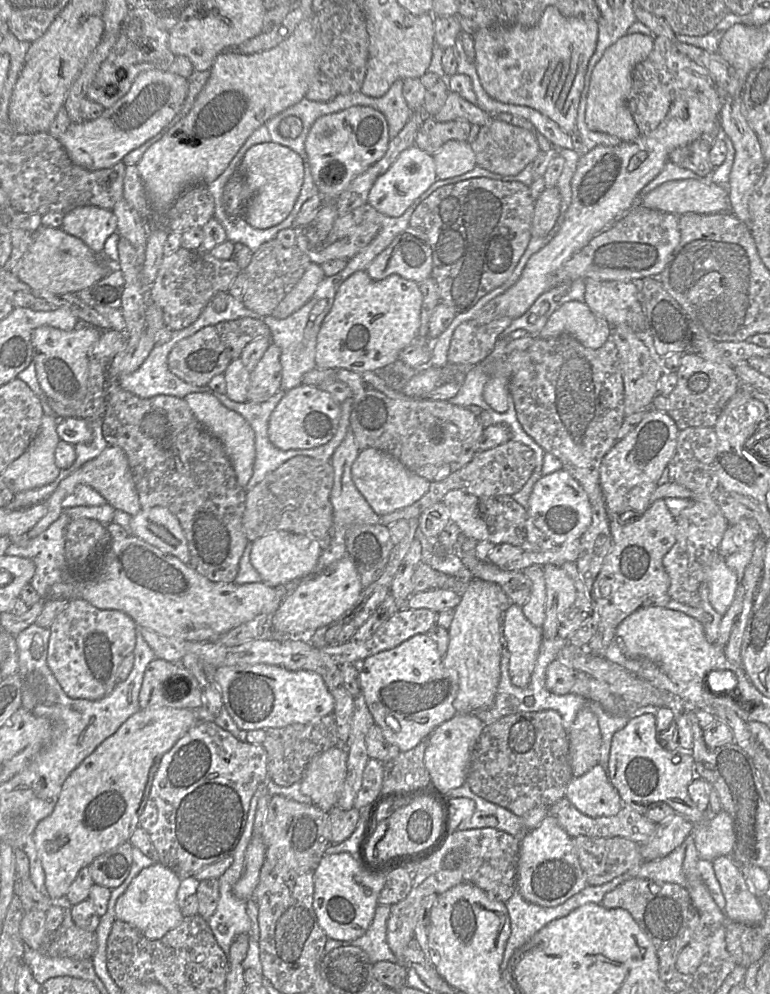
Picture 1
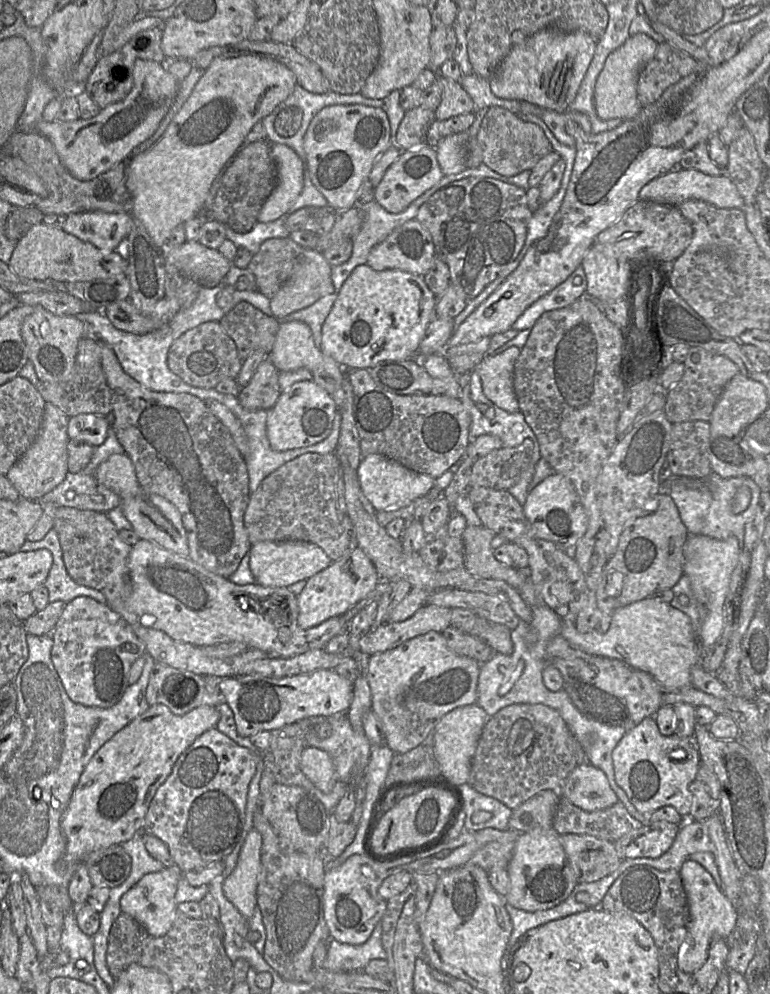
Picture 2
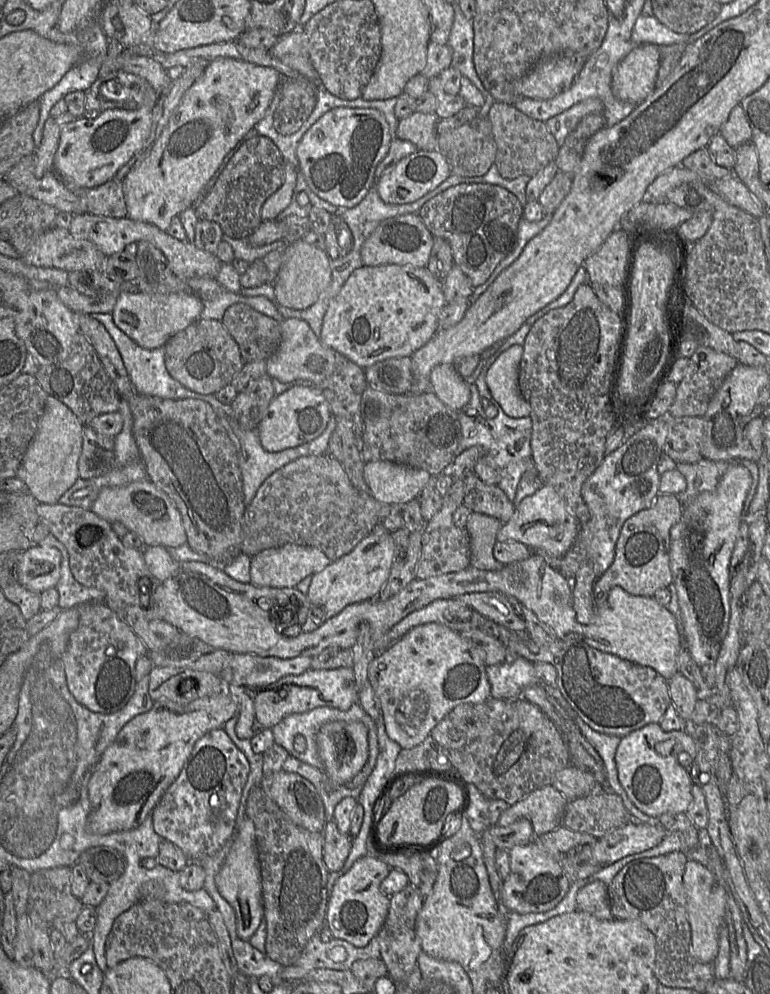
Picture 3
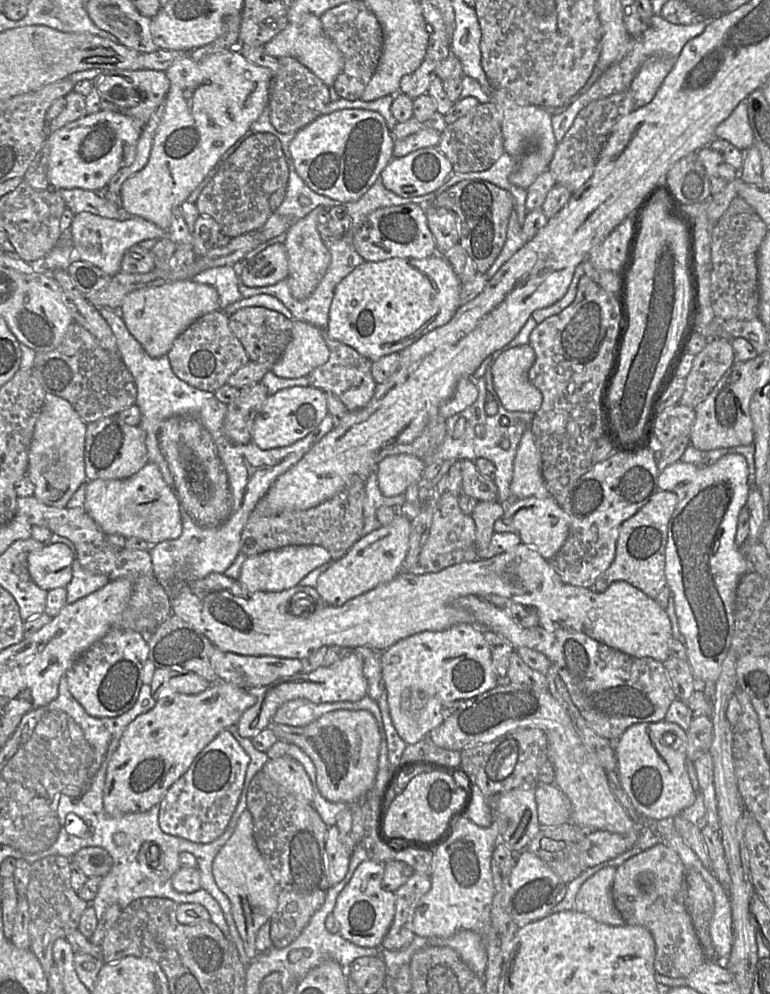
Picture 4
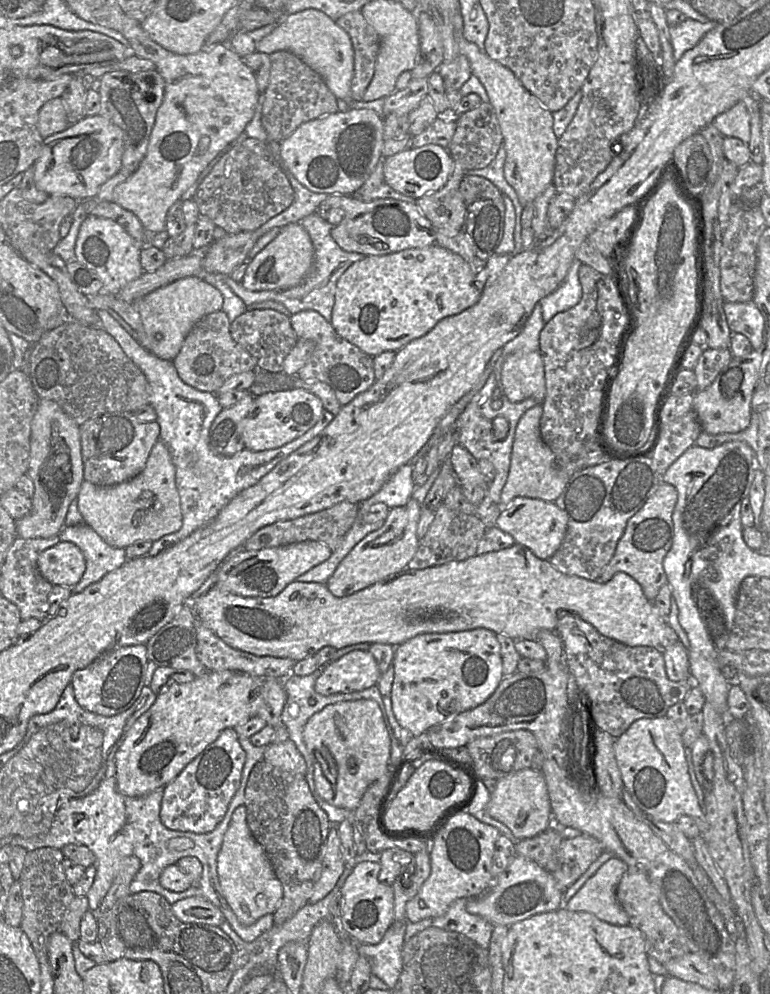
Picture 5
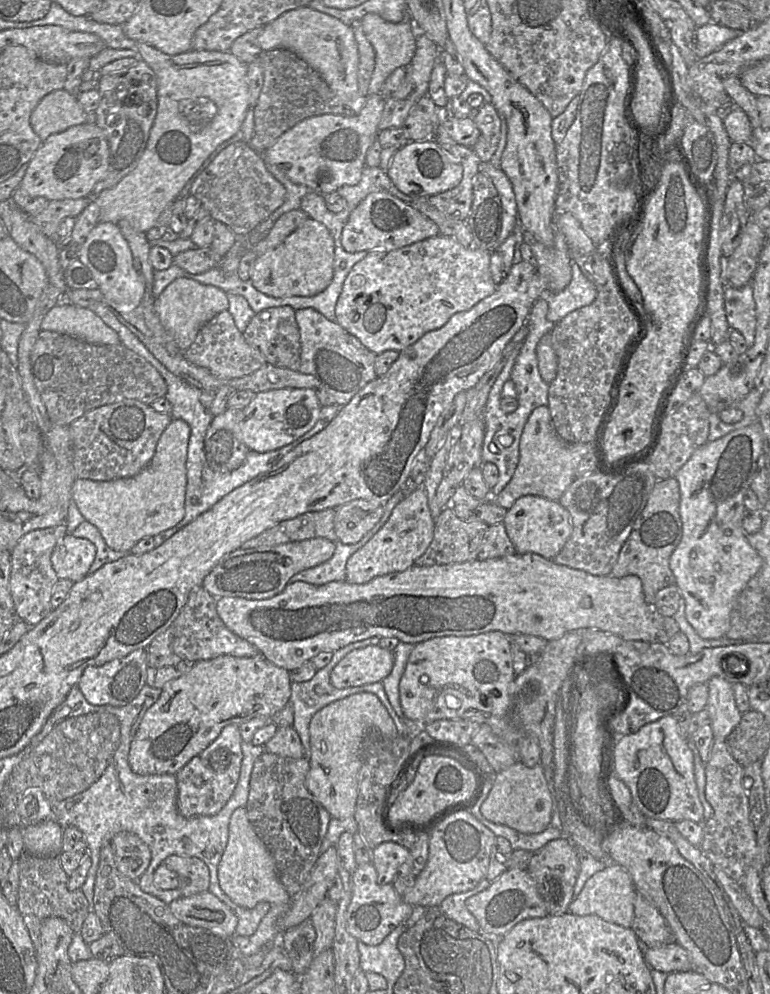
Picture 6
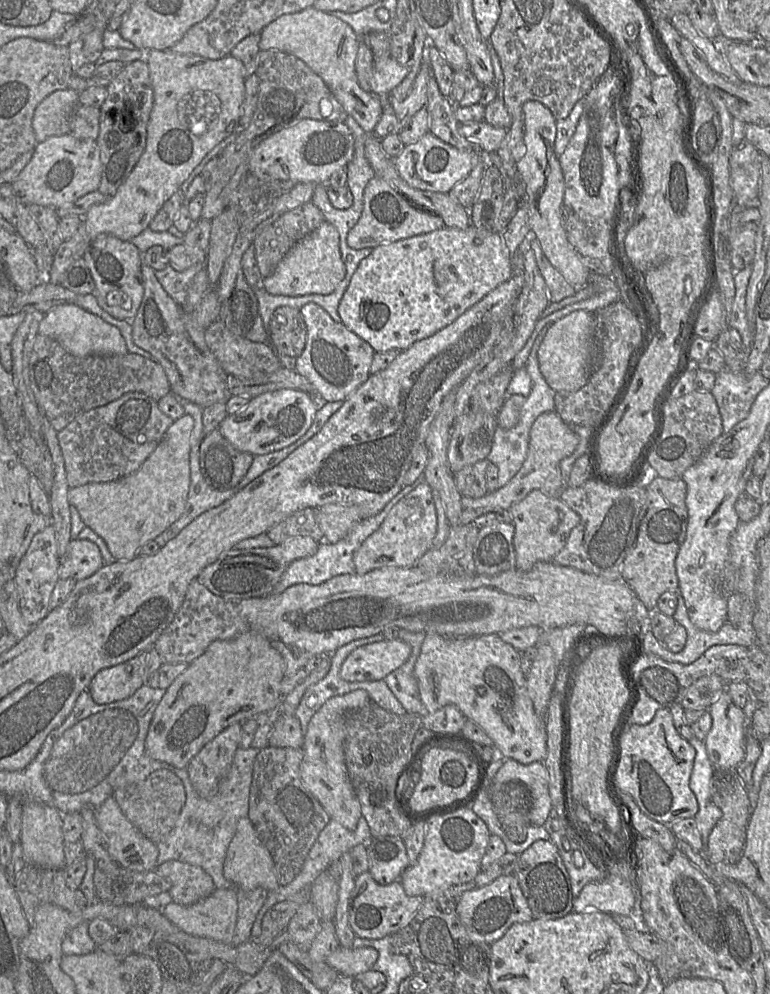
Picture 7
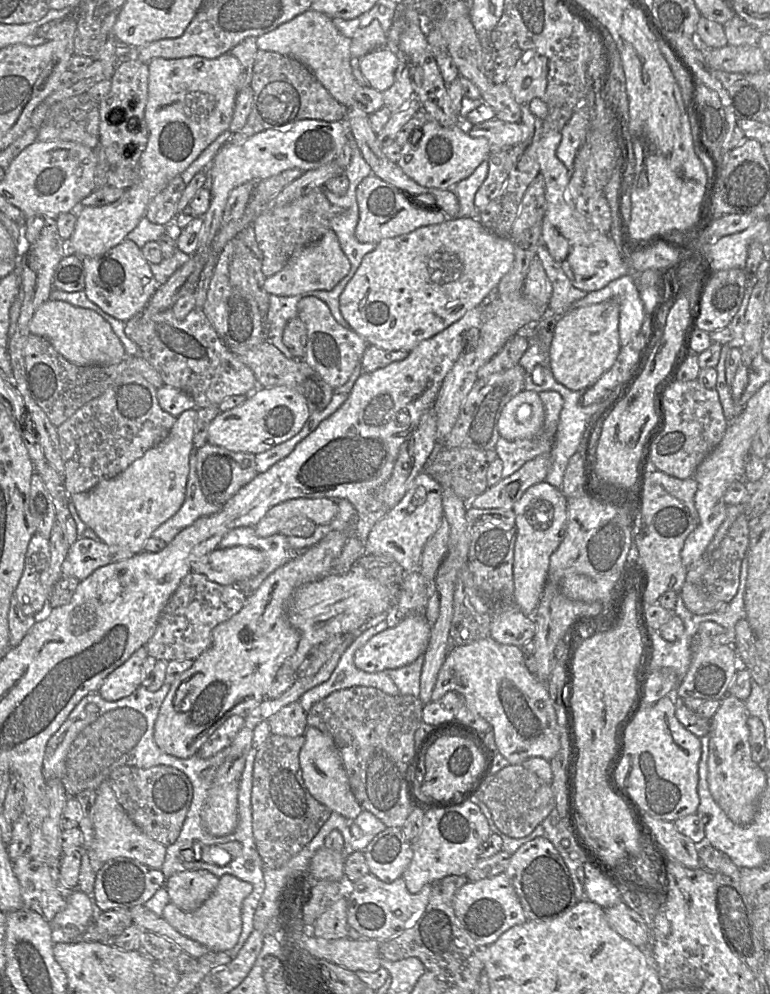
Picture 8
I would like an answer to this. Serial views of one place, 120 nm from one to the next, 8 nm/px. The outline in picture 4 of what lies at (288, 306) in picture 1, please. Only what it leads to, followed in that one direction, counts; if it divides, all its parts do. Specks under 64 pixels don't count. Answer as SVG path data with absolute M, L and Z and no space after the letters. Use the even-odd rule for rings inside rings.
M323 206L315 208L304 218L295 221L286 232L287 239L284 244L287 252L289 272L285 280L292 296L298 300L306 299L312 294L331 262L331 254L321 240L318 231L318 216L324 211L329 212L329 208Z

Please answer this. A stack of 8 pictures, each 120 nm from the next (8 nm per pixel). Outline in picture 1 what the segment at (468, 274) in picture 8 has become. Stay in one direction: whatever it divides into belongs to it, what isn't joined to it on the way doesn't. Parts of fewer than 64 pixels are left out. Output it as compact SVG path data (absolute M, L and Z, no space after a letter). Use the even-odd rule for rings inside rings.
M366 270L356 271L338 288L332 307L323 320L317 335L316 368L344 368L356 372L374 371L394 363L401 350L418 335L422 293L419 284L398 274L373 280Z

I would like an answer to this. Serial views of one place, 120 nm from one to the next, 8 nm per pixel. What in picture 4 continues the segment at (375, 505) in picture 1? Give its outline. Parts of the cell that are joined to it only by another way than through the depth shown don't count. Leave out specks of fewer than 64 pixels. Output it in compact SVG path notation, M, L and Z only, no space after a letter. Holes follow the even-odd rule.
M397 454L383 458L375 468L380 491L385 496L405 493L412 483L418 482L427 464L409 454Z

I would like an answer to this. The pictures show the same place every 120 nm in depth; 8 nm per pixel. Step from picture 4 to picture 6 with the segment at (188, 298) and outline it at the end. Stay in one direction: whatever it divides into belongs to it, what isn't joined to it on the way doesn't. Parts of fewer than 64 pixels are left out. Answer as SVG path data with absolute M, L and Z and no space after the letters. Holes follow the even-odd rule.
M178 278L155 298L154 308L165 330L174 338L183 353L194 342L201 327L218 313L228 309L227 294L220 288L197 281Z

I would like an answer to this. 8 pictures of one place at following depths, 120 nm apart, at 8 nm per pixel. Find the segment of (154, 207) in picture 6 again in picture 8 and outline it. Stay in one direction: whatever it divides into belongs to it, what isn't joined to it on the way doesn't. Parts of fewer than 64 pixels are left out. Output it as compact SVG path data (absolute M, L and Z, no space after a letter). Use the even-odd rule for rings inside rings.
M230 52L215 59L200 56L178 59L154 58L148 62L148 69L148 99L145 106L148 142L139 160L138 180L111 204L82 207L72 236L65 241L67 254L75 254L81 258L94 257L120 244L145 216L148 204L154 196L164 189L172 178L181 175L220 134L229 129L241 73L240 62Z

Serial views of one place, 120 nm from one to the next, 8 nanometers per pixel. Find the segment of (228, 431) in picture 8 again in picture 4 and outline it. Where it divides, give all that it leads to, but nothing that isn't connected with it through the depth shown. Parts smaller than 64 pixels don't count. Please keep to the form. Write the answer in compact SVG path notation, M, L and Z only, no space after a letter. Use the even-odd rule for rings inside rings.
M311 385L285 388L269 395L256 415L251 441L260 449L285 447L306 437L328 414L326 393Z

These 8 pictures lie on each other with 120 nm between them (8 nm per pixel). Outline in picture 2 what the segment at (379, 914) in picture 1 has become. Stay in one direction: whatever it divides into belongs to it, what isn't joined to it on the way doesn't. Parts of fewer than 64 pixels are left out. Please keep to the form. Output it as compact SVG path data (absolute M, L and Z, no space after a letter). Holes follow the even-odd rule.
M380 921L370 938L362 945L343 944L331 939L328 943L323 968L340 972L362 971L371 960L386 958L387 954L382 945Z

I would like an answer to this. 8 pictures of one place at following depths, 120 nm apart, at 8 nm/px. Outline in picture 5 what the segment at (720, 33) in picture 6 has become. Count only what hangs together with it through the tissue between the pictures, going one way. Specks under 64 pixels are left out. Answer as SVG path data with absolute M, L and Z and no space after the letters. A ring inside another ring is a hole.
M686 18L680 24L669 26L674 60L678 61L684 52L693 48L716 24L715 21L699 22Z

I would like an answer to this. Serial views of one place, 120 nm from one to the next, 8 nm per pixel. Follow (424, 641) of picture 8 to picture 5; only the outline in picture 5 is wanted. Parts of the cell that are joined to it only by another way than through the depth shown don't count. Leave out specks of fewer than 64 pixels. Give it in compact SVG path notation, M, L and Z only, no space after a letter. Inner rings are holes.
M354 650L335 661L329 661L314 688L323 696L362 691L377 685L381 675L369 651Z

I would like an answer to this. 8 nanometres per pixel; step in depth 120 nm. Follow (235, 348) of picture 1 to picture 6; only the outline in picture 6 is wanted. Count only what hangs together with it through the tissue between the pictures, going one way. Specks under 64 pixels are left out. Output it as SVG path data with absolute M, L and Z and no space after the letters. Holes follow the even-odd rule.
M290 306L265 309L249 322L243 332L245 341L256 349L266 364L289 368L300 359L300 332Z

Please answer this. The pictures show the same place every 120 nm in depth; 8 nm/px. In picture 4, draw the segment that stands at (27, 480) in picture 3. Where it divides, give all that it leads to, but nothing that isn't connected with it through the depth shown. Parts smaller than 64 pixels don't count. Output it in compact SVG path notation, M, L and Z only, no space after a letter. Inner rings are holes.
M46 393L30 442L26 473L34 485L33 496L41 503L64 508L80 485L87 481L84 463L86 426L67 400Z

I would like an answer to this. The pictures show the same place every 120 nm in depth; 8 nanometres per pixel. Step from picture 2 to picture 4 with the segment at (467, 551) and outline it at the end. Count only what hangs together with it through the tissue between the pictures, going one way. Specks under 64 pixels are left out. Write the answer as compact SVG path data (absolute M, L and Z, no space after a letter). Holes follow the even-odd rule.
M479 501L475 505L471 516L475 522L477 553L488 547L494 533L494 523L504 514L506 505L498 501Z

